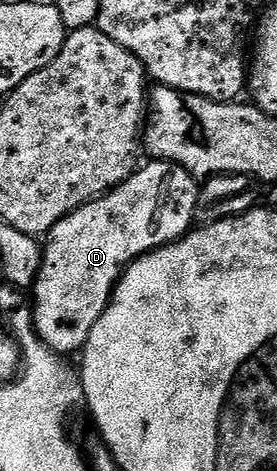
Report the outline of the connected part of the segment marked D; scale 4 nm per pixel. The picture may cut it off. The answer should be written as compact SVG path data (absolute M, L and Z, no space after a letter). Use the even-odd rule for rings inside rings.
M155 159L141 164L135 173L130 175L118 187L108 190L93 201L87 201L70 215L63 217L46 234L42 248L42 267L36 276L36 284L30 290L32 302L32 322L36 325L36 334L54 352L61 355L79 354L83 350L86 339L90 339L90 331L94 331L94 323L102 319L102 311L106 311L116 283L120 276L128 270L129 265L142 255L170 245L193 228L196 219L196 200L200 194L198 182L180 165L169 161Z

